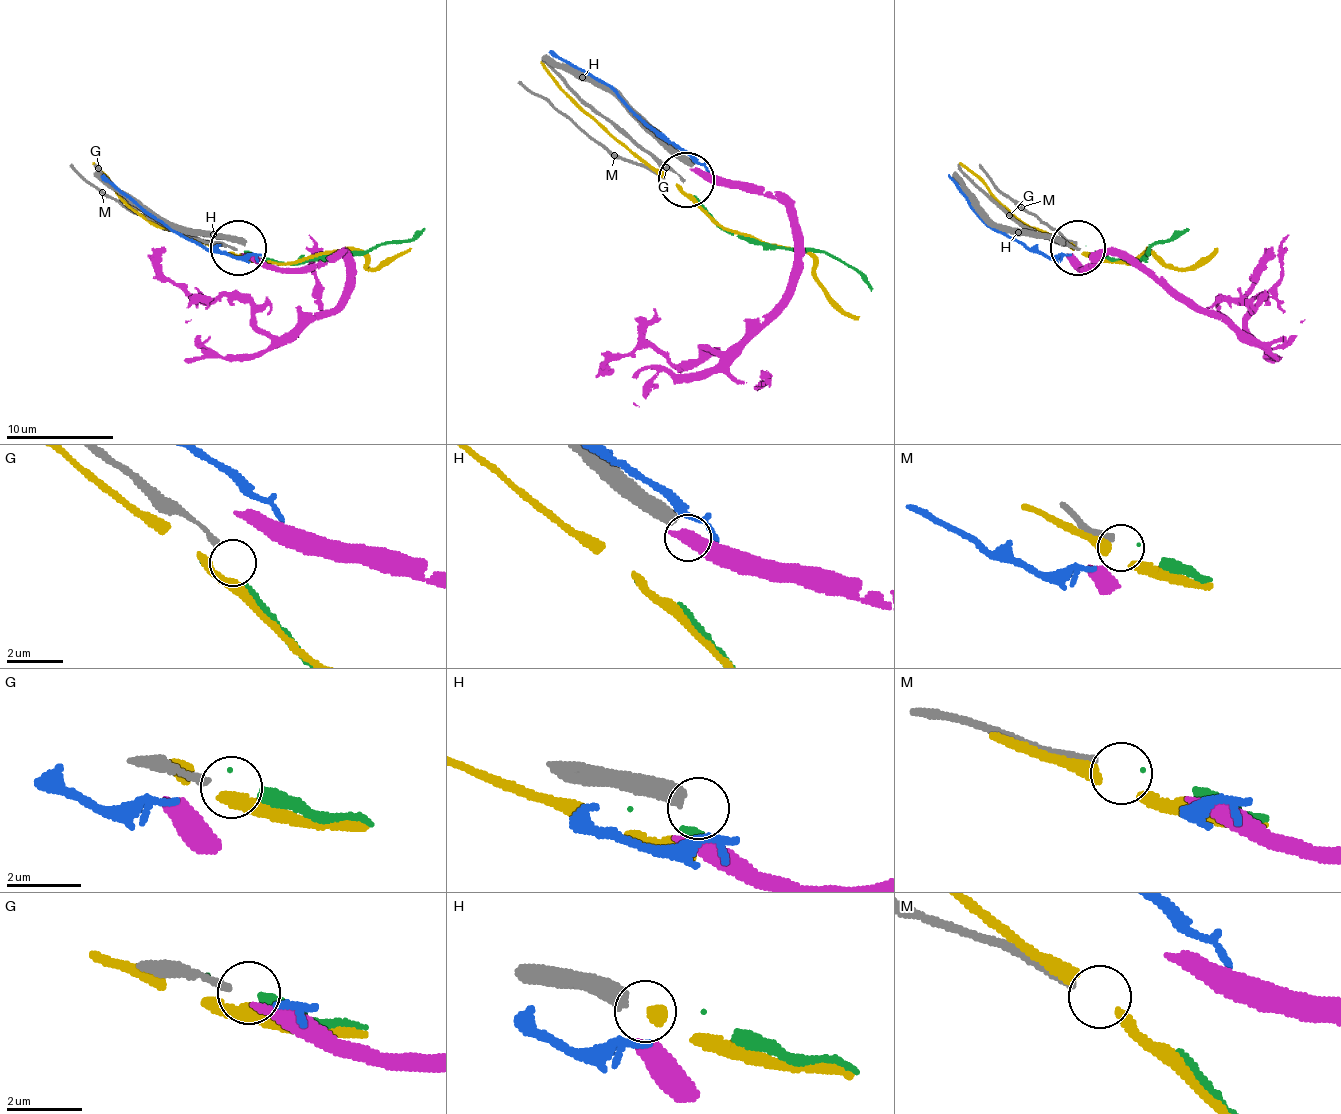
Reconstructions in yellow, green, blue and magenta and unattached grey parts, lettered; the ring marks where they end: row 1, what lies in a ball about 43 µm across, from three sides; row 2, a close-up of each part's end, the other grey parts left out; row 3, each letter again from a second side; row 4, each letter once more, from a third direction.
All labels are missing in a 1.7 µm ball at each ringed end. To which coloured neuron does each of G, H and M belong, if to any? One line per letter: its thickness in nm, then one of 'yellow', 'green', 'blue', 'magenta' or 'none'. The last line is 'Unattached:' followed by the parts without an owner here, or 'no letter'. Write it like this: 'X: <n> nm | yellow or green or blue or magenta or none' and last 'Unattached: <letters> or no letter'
G: 190 nm | none
H: 440 nm | none
M: 240 nm | green
Unattached: G, H

